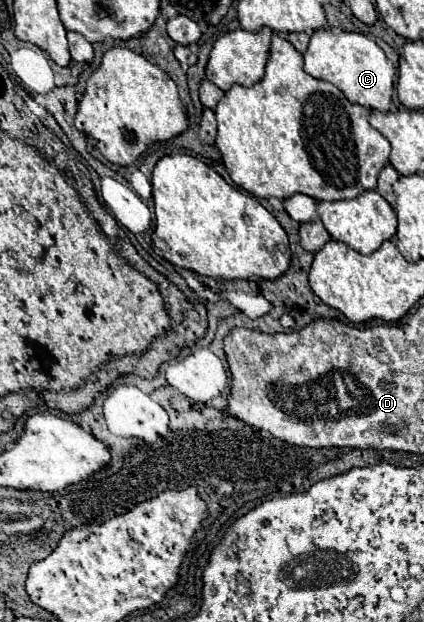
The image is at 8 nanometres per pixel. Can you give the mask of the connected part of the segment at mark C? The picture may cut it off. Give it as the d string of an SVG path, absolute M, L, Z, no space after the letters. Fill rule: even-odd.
M318 30L314 32L308 50L304 52L304 70L324 82L334 84L342 94L352 102L368 110L388 112L390 98L394 92L396 68L388 62L384 52L368 36L358 32L332 32Z

